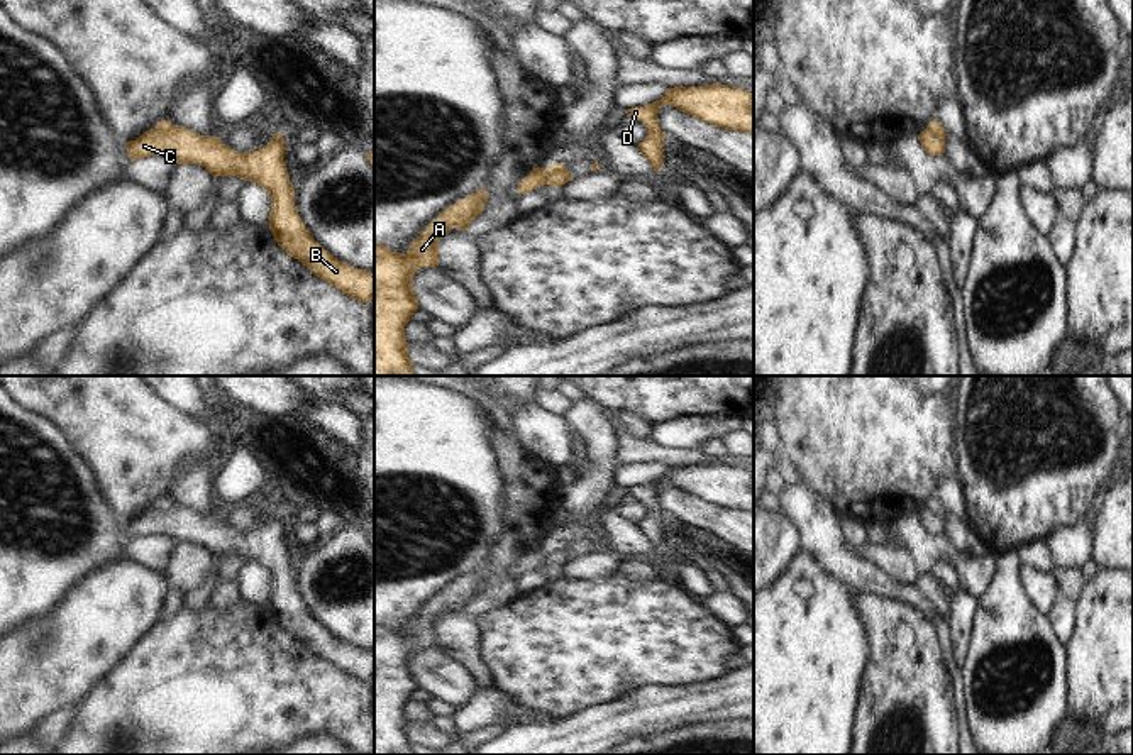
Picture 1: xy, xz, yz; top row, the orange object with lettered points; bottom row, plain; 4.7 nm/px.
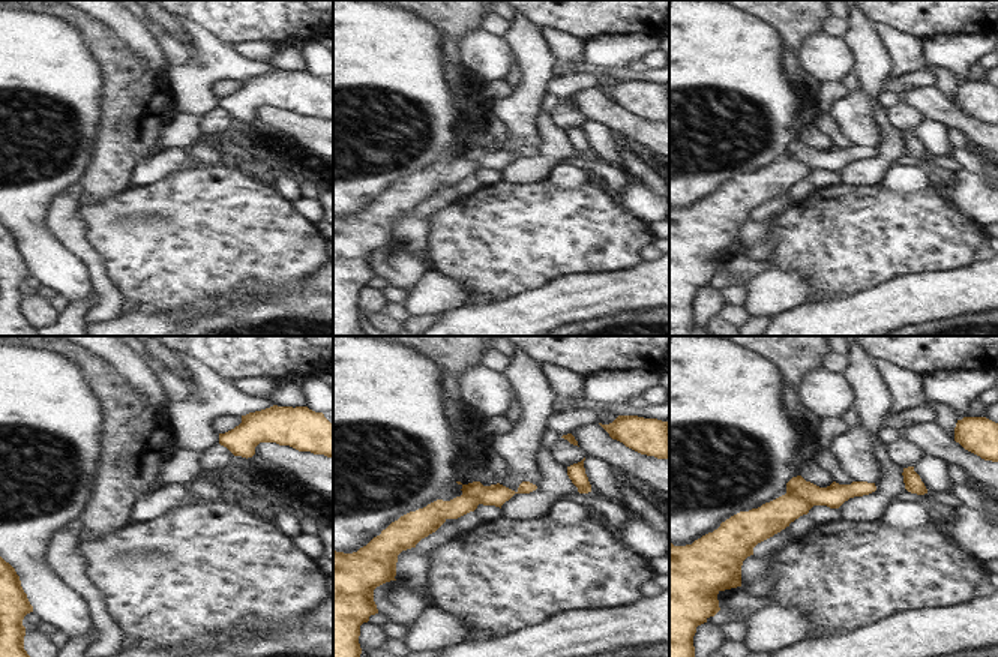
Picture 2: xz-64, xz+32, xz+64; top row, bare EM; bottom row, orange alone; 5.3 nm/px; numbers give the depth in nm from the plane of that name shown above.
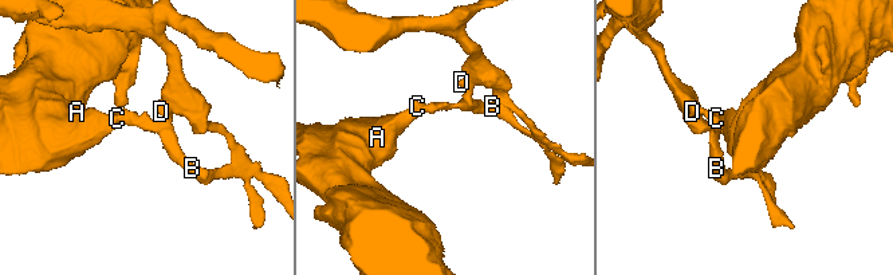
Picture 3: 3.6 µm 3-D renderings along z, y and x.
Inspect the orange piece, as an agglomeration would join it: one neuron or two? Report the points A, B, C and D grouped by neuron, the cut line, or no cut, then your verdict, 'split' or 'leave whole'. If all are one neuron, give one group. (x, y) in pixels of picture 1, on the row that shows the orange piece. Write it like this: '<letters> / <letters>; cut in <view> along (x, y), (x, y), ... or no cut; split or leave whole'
A / B C D; cut in yz along (927, 127), (944, 139); split

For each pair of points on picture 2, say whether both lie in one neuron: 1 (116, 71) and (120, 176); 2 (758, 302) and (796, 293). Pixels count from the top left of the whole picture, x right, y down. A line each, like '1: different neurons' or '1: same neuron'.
1: same neuron
2: same neuron

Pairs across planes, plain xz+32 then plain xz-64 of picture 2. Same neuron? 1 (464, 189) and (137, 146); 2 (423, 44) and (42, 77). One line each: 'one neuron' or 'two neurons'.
1: two neurons
2: one neuron

